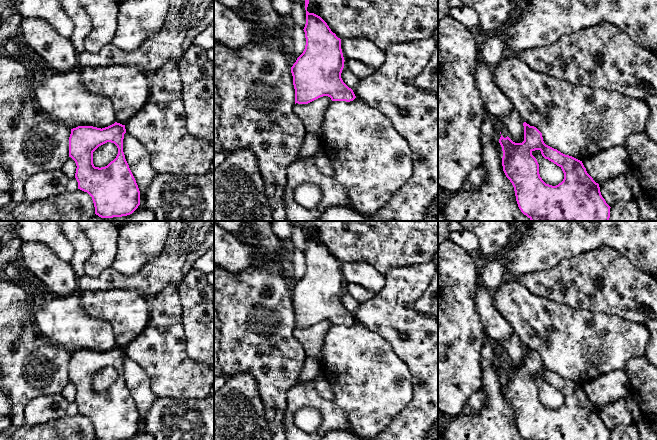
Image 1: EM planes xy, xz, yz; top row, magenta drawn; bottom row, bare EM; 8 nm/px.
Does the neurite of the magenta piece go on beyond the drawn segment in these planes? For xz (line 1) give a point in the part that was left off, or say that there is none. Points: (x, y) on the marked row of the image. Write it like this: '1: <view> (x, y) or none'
1: none

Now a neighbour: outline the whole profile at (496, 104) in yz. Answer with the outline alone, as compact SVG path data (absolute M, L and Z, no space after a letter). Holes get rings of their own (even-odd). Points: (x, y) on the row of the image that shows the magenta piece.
M480 56L476 61L475 79L484 108L488 114L499 120L499 130L501 135L506 138L508 132L502 124L502 118L512 111L513 105L496 86L492 77L492 67L485 63Z

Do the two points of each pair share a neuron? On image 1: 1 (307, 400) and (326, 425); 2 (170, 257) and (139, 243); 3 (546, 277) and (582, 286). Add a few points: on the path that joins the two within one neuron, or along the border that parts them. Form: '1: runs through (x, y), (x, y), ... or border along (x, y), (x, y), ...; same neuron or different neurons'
1: runs through (315, 401), (326, 412), (326, 417); same neuron
2: border along (169, 231), (163, 249), (141, 266); different neurons
3: runs through (555, 277), (573, 278); same neuron

